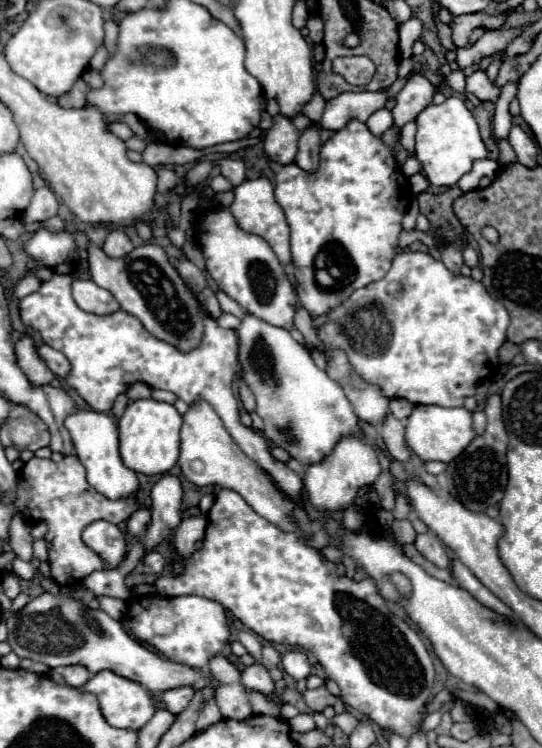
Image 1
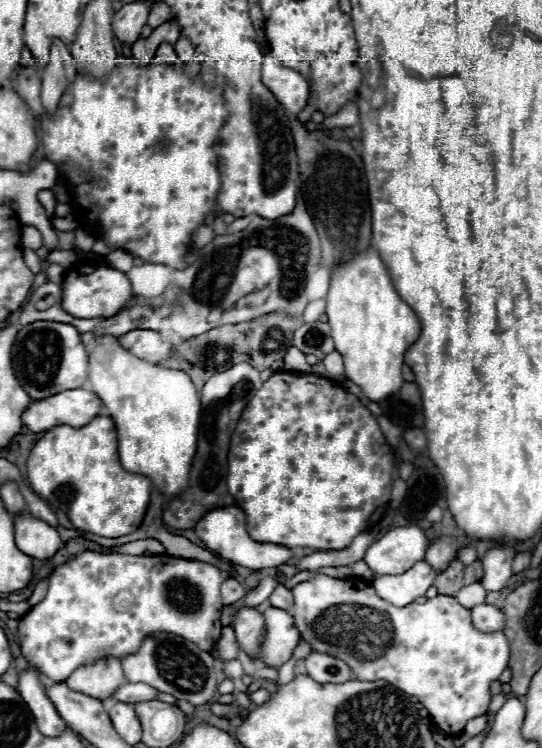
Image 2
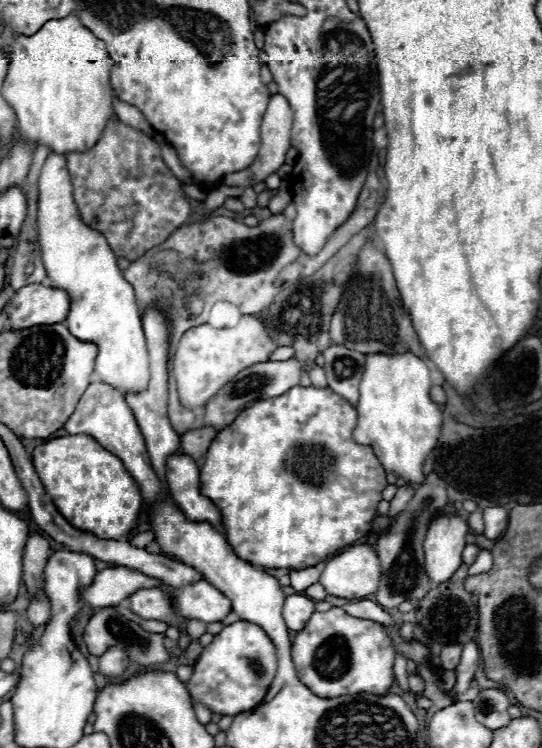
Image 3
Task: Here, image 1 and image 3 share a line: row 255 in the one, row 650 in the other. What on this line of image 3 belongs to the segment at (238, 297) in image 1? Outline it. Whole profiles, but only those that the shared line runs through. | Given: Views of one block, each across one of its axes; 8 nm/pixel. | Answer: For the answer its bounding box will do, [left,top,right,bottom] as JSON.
[186,622,276,716]

